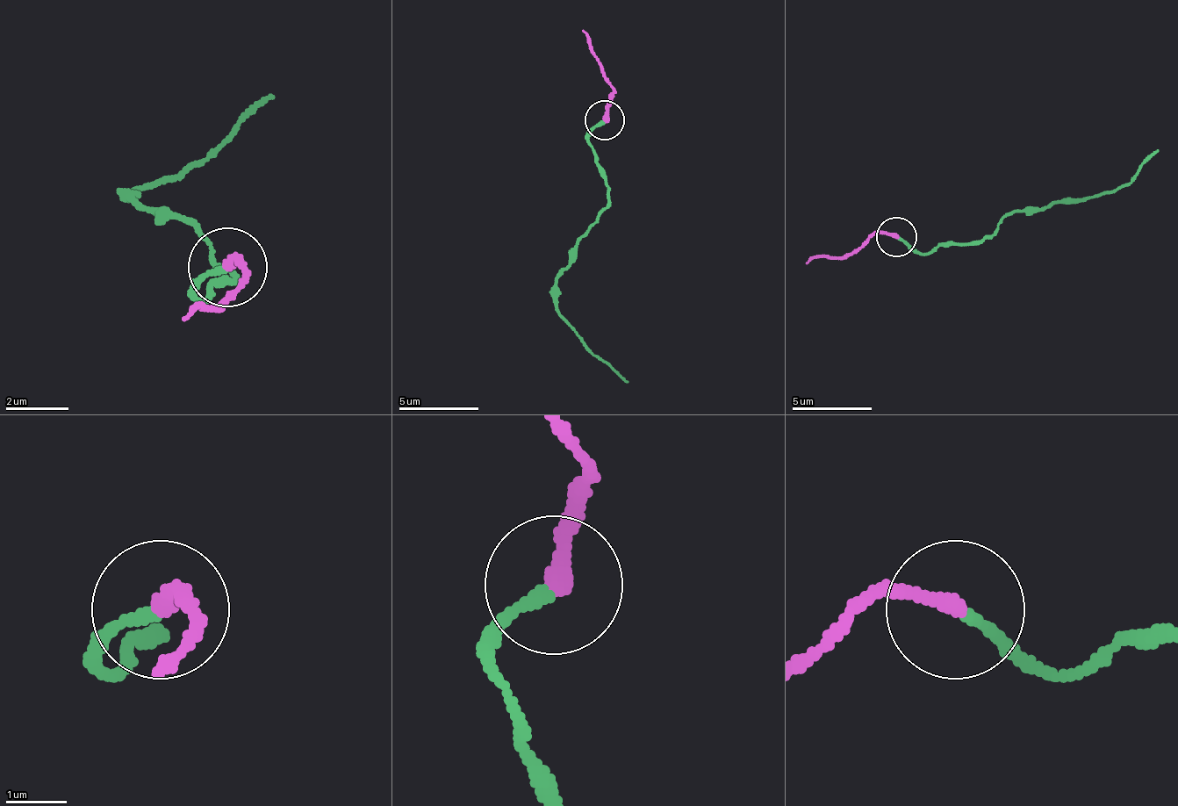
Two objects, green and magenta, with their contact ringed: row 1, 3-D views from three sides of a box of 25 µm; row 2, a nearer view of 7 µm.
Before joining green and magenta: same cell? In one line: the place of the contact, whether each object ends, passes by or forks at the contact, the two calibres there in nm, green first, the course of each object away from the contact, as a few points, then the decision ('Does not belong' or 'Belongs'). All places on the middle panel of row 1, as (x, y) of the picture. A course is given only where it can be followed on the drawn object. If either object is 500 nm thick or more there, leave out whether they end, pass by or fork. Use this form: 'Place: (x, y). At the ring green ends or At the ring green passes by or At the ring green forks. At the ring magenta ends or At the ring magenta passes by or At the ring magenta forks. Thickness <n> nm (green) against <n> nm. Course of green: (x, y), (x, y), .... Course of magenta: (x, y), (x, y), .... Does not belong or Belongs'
Place: (605, 120). At the ring green ends. At the ring magenta ends. Thickness 190 nm (green) against 280 nm. Course of green: (606, 121), (590, 141), (609, 205), (582, 241), (557, 281), (557, 317), (585, 344), (629, 380). Course of magenta: (606, 121), (614, 85), (598, 65), (582, 29). Does not belong

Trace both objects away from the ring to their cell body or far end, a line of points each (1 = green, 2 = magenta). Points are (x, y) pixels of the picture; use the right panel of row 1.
1: (897, 238), (917, 250), (980, 241), (1016, 210), (1093, 197), (1120, 190), (1156, 150)
2: (897, 238), (869, 233), (841, 258), (805, 262)

